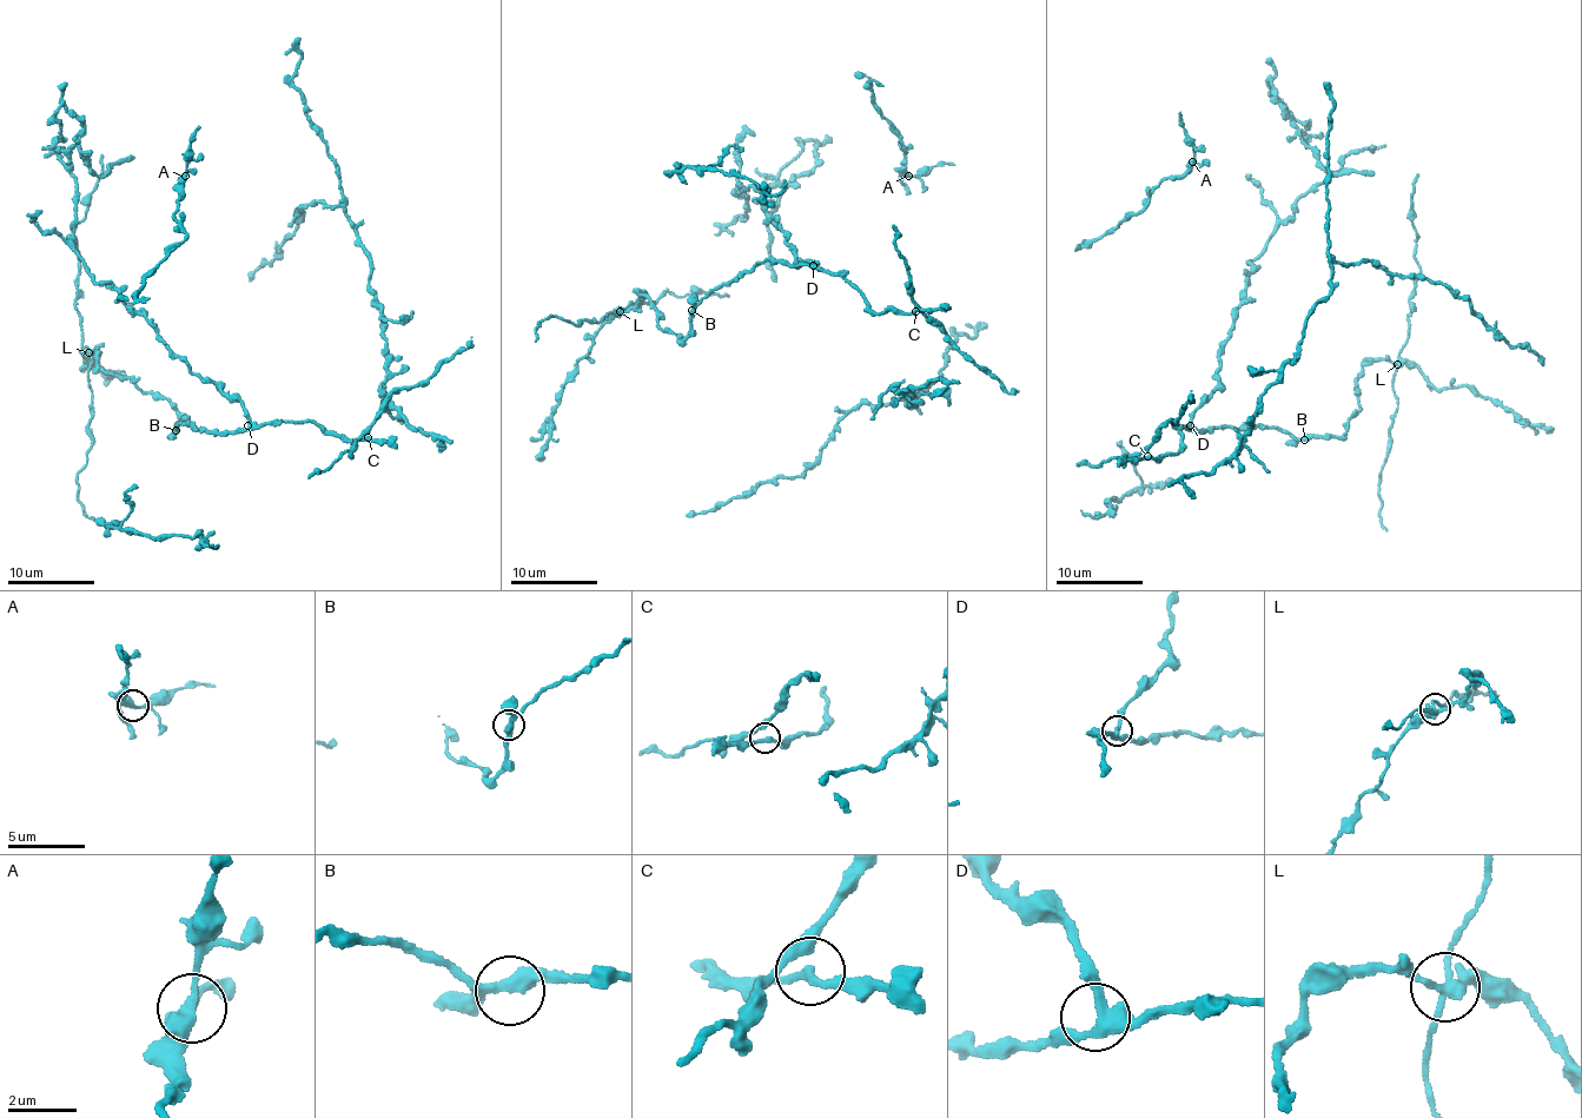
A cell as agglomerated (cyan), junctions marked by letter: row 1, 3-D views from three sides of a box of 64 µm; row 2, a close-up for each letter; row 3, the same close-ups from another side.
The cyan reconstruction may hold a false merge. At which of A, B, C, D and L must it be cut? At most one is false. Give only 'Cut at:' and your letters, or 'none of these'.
Cut at: L

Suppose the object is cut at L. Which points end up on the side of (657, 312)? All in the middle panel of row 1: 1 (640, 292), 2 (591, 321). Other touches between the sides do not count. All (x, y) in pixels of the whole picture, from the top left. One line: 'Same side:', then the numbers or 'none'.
Same side: 1

